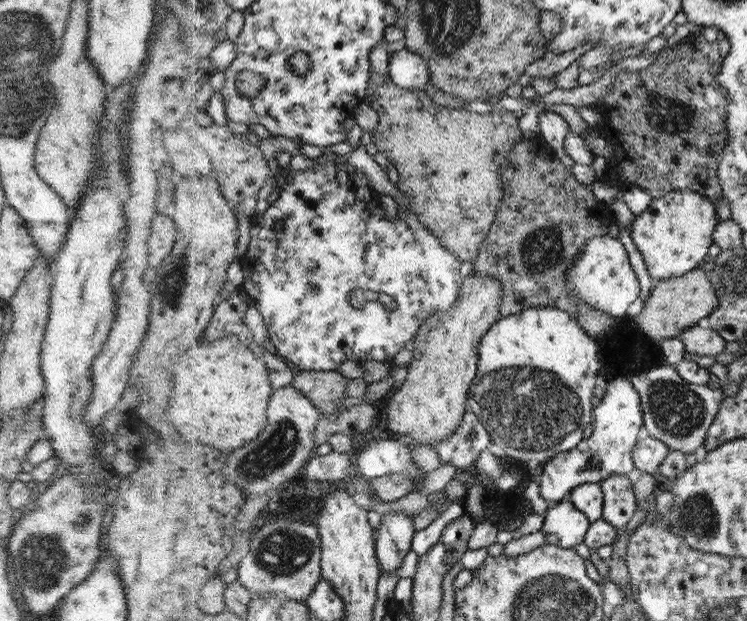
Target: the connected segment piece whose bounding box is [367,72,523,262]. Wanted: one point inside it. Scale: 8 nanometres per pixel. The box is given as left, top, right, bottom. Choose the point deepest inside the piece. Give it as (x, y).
(448, 160)

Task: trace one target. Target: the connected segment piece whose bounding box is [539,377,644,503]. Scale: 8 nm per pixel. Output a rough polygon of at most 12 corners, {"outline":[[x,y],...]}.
{"outline":[[608,383],[592,434],[543,464],[539,492],[571,490],[635,468],[643,427],[632,383]]}

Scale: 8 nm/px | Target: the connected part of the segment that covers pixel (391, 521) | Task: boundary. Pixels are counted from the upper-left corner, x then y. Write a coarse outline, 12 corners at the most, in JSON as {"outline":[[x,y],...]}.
{"outline":[[384,516],[377,544],[383,574],[413,551],[416,516]]}

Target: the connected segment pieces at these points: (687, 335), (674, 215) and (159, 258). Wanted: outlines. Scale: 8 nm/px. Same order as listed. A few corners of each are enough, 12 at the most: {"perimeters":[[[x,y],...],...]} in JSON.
{"perimeters":[[[692,325],[679,334],[685,352],[716,356],[726,340]],[[684,188],[629,226],[653,283],[690,273],[718,225]],[[170,213],[153,215],[149,267],[159,267],[176,242]]]}

